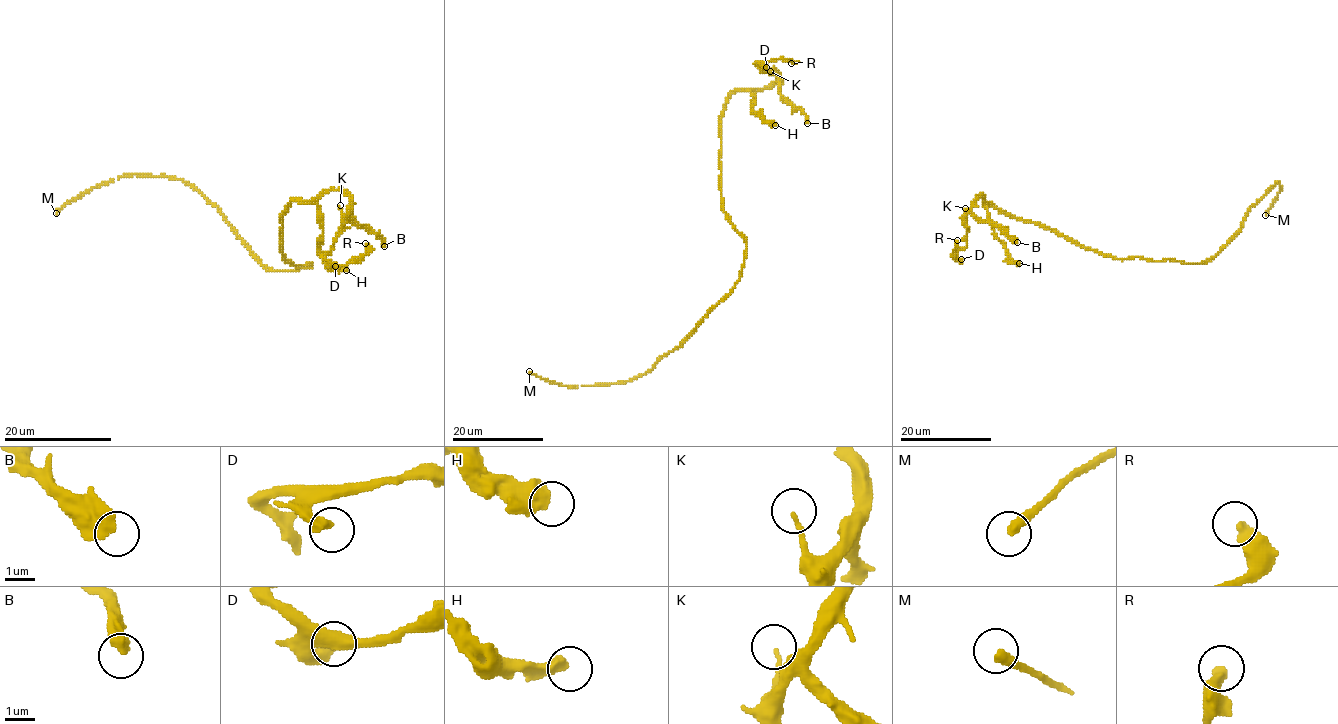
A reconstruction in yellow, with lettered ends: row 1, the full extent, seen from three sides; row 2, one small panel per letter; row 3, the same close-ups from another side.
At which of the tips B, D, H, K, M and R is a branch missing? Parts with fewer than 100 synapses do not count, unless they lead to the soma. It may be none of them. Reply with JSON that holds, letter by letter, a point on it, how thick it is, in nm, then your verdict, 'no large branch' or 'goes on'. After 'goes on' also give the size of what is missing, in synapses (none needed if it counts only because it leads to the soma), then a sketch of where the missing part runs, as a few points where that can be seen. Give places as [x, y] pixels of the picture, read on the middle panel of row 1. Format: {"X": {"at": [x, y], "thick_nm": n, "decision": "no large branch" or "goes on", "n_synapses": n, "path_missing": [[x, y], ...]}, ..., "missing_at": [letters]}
{"B": {"at": [807, 123], "thick_nm": 550, "decision": "no large branch"}, "D": {"at": [766, 67], "thick_nm": 380, "decision": "no large branch"}, "H": {"at": [775, 125], "thick_nm": 550, "decision": "no large branch"}, "K": {"at": [770, 71], "thick_nm": 130, "decision": "no large branch"}, "M": {"at": [529, 371], "thick_nm": 320, "decision": "goes on", "n_synapses": 300}, "R": {"at": [791, 63], "thick_nm": 440, "decision": "no large branch"}, "missing_at": ["M"]}

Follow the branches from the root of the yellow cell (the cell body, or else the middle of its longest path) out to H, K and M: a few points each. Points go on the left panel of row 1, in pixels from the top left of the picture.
H: (309, 263), (295, 266), (283, 255), (282, 215), (294, 200), (317, 204), (321, 255), (334, 269), (346, 270)
K: (309, 263), (284, 259), (282, 215), (294, 200), (315, 200), (329, 191), (350, 199), (345, 213), (340, 205)
M: (309, 263), (290, 271), (267, 269), (216, 207), (170, 177), (124, 174), (79, 195), (56, 213)

